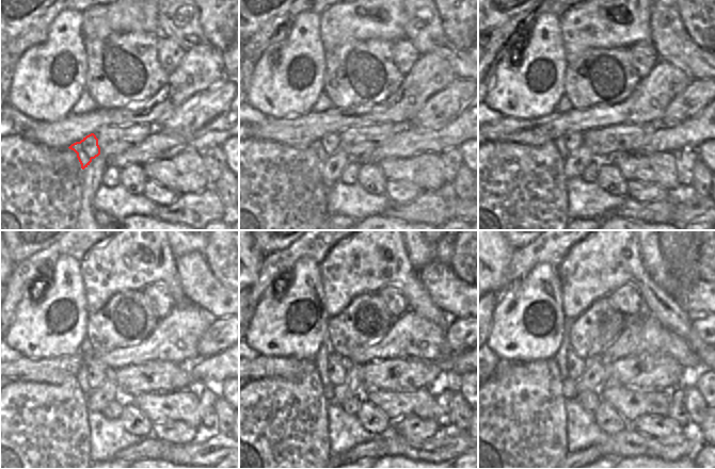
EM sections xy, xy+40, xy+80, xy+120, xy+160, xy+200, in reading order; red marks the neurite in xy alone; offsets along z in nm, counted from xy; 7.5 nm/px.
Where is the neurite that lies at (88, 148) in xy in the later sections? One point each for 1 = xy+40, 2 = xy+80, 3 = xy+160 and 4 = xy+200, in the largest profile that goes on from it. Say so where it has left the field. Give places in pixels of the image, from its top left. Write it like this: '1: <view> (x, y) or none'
1: xy+40 (329, 145)
2: xy+80 (568, 143)
3: xy+160 (331, 367)
4: xy+200 (571, 366)

